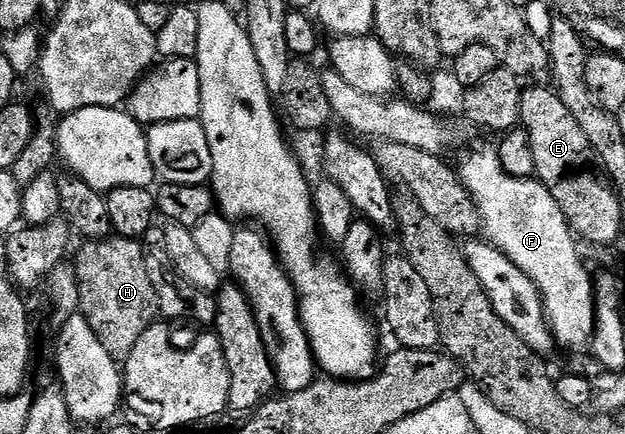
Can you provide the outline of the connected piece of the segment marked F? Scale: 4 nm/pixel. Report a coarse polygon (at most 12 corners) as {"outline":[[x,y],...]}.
{"outline":[[497,147],[460,175],[485,239],[538,284],[555,341],[595,336],[594,280],[556,198]]}

